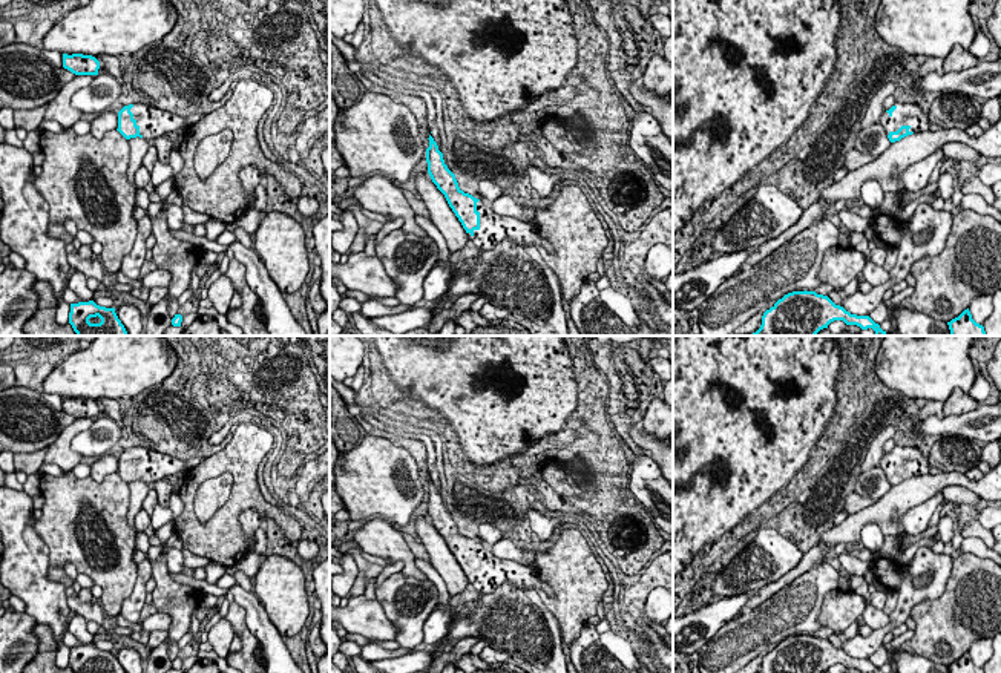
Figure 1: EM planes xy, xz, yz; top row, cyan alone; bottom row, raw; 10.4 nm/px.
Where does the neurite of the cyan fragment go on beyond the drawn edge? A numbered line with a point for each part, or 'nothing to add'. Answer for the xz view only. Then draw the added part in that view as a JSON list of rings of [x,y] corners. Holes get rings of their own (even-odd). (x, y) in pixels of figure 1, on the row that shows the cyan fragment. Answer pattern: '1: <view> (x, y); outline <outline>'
1: xz (494, 227); outline [[[483,201],[477,202],[477,212],[480,213],[480,228],[474,233],[468,233],[469,239],[480,250],[492,250],[501,241],[514,241],[520,245],[540,245],[550,254],[555,254],[552,244],[538,236],[537,228],[530,222],[523,222],[512,216],[503,216],[495,213],[491,205]]]

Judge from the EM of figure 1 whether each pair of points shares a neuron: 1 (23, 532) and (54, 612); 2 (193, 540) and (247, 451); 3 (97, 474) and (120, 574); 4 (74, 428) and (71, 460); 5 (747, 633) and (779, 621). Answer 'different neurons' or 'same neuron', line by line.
1: same neuron
2: same neuron
3: different neurons
4: same neuron
5: same neuron

